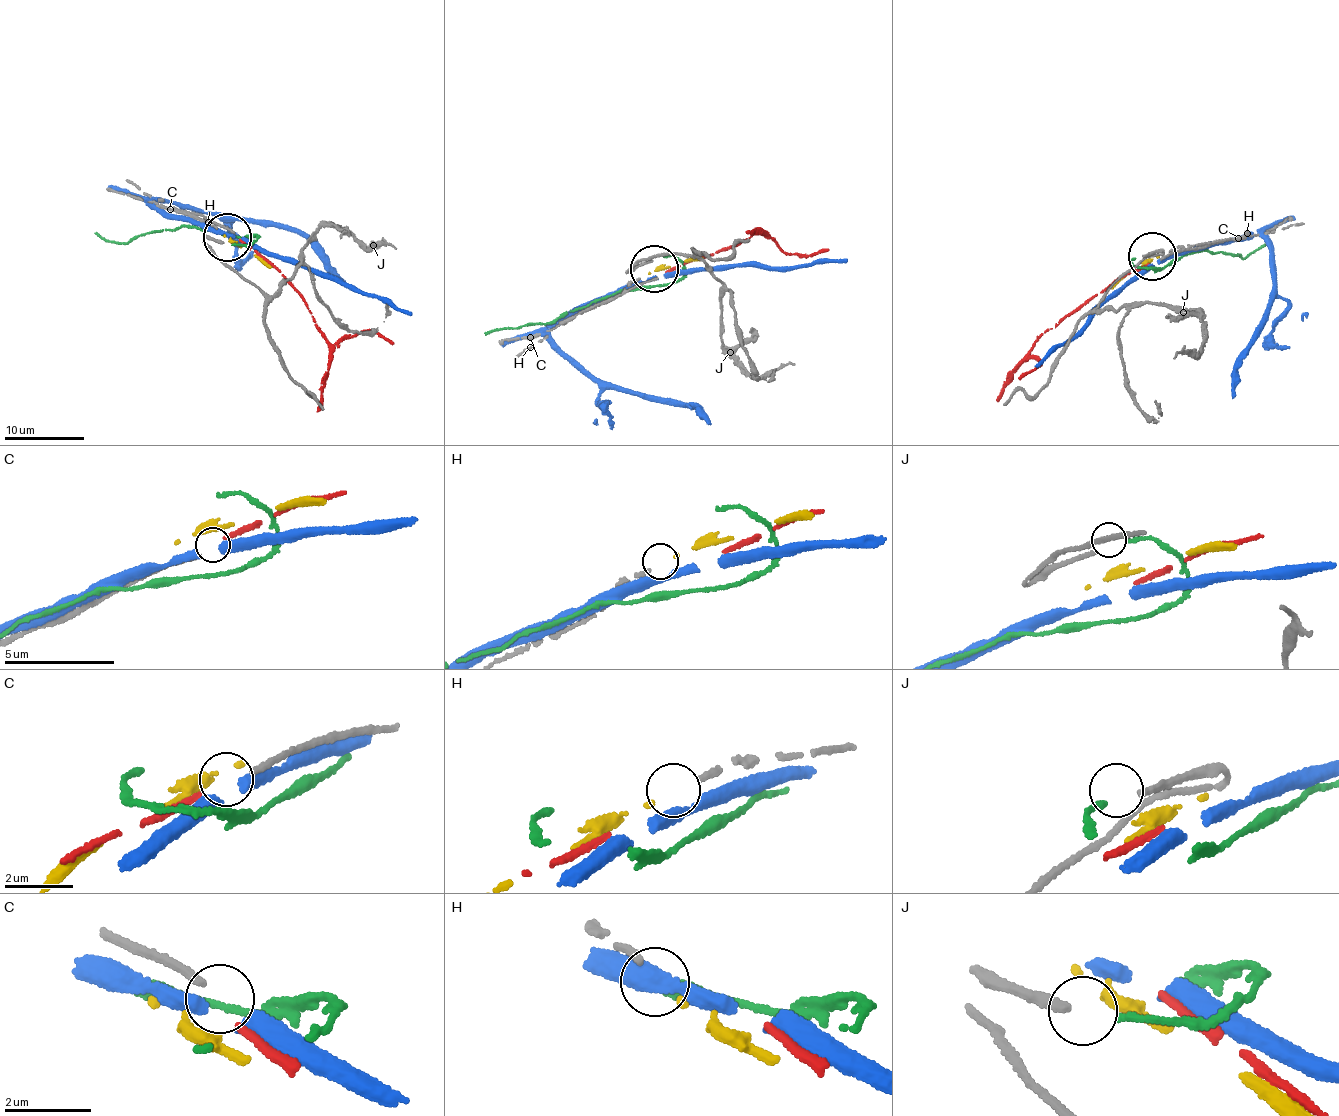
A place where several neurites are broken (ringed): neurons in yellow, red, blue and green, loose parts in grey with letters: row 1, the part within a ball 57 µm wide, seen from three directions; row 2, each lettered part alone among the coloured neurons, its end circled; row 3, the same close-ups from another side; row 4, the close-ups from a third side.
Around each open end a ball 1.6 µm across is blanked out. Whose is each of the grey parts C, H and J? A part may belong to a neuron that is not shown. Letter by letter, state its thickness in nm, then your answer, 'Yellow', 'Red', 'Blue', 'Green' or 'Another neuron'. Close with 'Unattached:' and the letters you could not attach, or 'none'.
C: Thickness 170 nm. Red
H: Thickness 170 nm. Yellow
J: Thickness 180 nm. Green
Unattached: none

